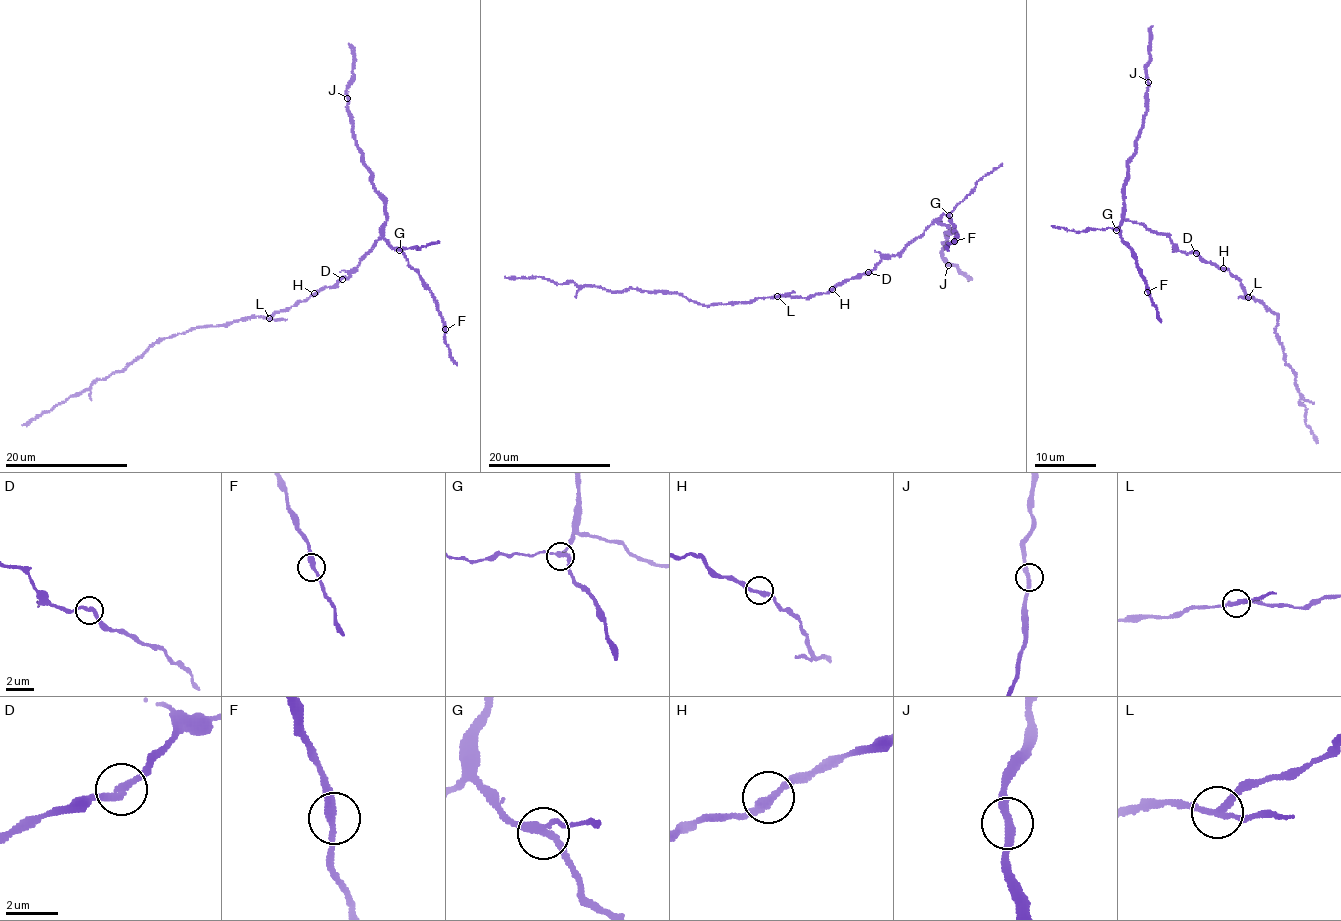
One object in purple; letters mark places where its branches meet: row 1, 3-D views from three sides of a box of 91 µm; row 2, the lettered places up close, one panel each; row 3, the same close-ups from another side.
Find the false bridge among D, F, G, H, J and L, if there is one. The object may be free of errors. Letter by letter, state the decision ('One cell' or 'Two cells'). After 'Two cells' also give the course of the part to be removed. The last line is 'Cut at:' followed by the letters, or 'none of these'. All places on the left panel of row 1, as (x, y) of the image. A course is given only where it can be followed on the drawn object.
D: One cell
F: One cell
G: One cell
H: One cell
J: One cell
L: Two cells. Course of the part to remove: (269, 318), (246, 317), (156, 341), (120, 372), (95, 380), (80, 393), (22, 425)
Cut at: L

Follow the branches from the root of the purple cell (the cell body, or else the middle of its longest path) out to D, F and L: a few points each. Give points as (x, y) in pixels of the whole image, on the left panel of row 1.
D: (316, 295), (323, 288), (335, 286), (342, 278)
F: (316, 295), (350, 277), (374, 243), (384, 238), (403, 253), (431, 292), (445, 329)
L: (316, 295), (275, 312), (269, 318)

